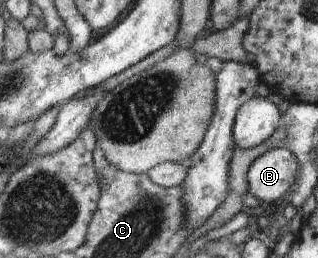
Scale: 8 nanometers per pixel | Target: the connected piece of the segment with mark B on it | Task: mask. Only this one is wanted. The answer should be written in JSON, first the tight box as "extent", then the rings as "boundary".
{"extent":[249,149,299,207],"boundary":[[[290,149],[267,150],[249,166],[249,192],[271,207],[279,197],[289,197],[289,187],[295,183],[299,169],[297,158]]]}

